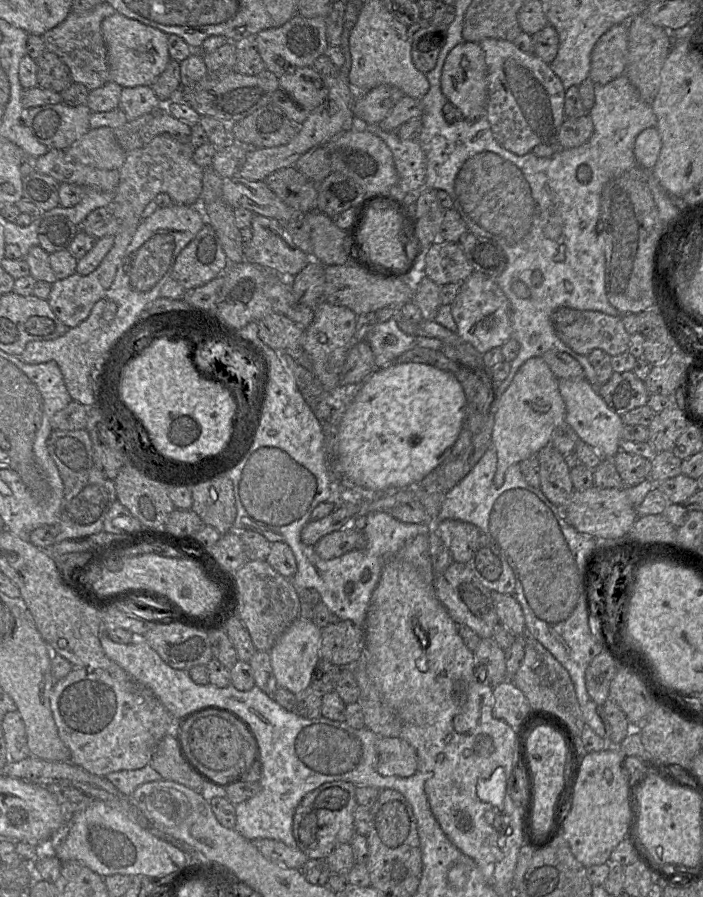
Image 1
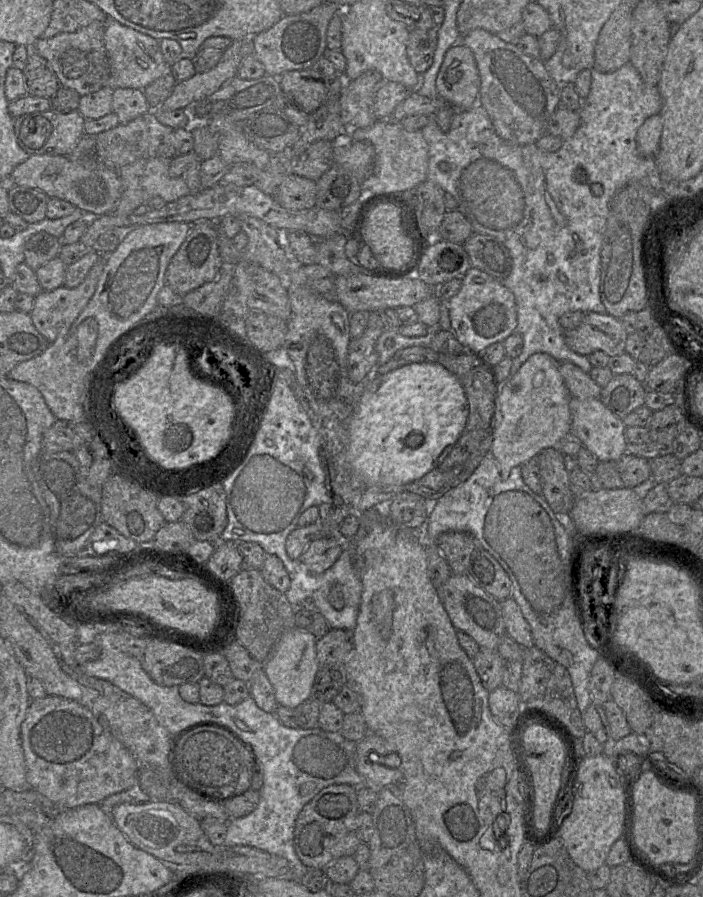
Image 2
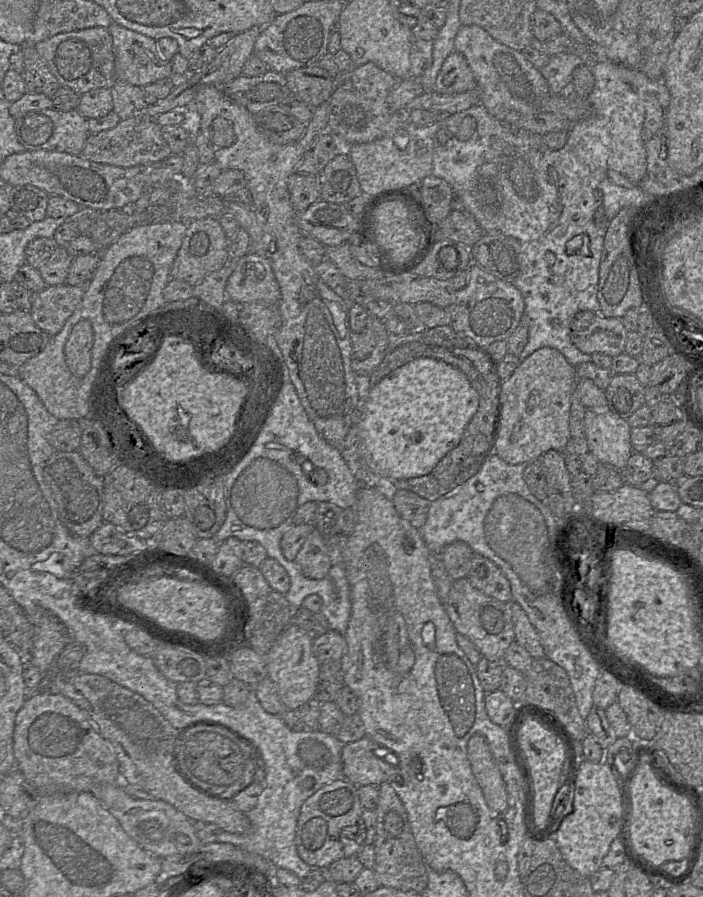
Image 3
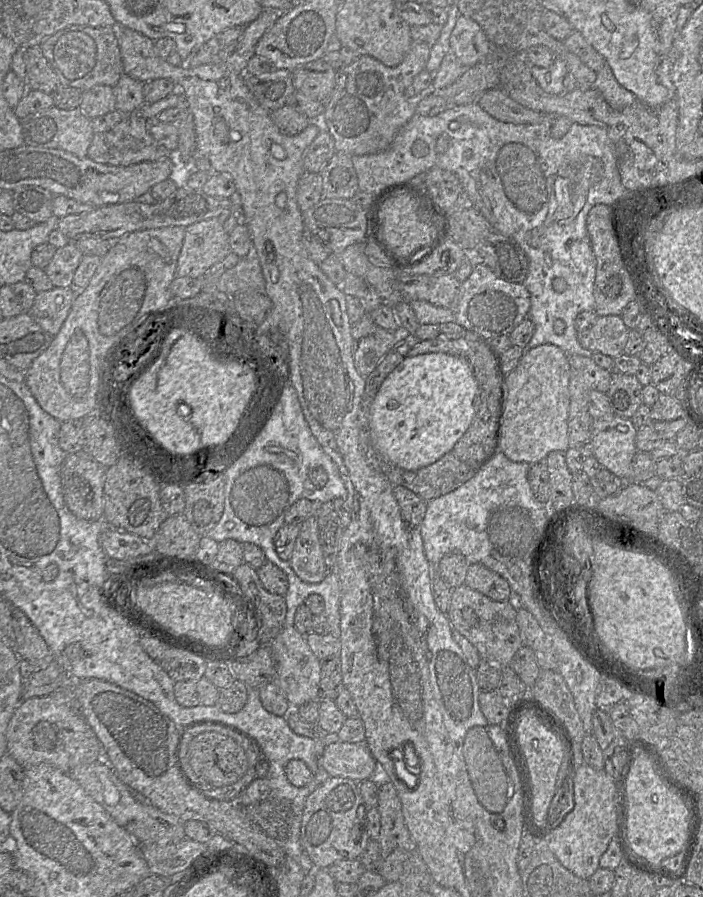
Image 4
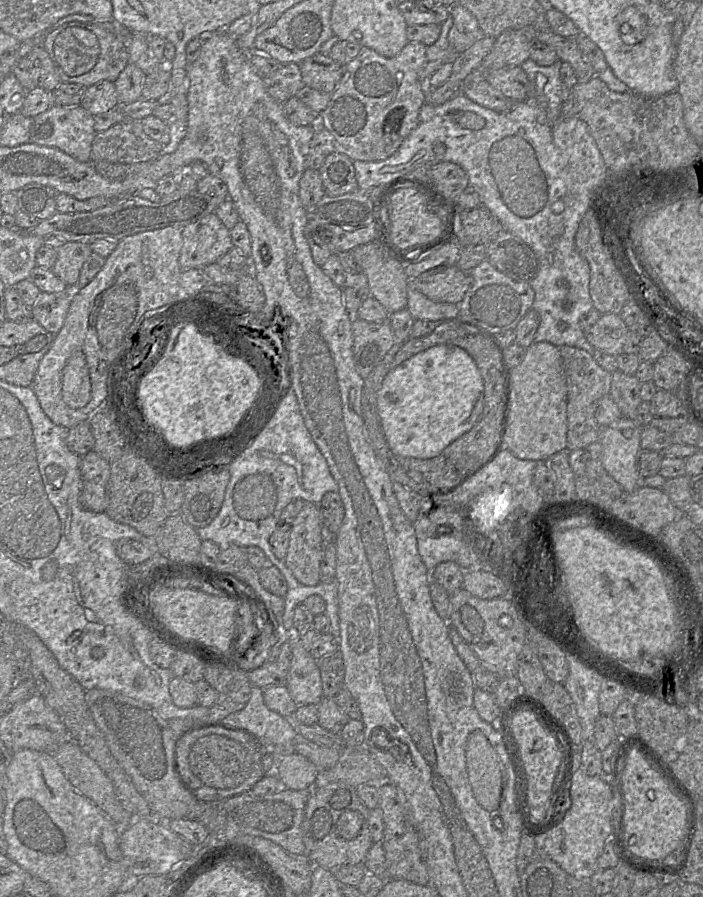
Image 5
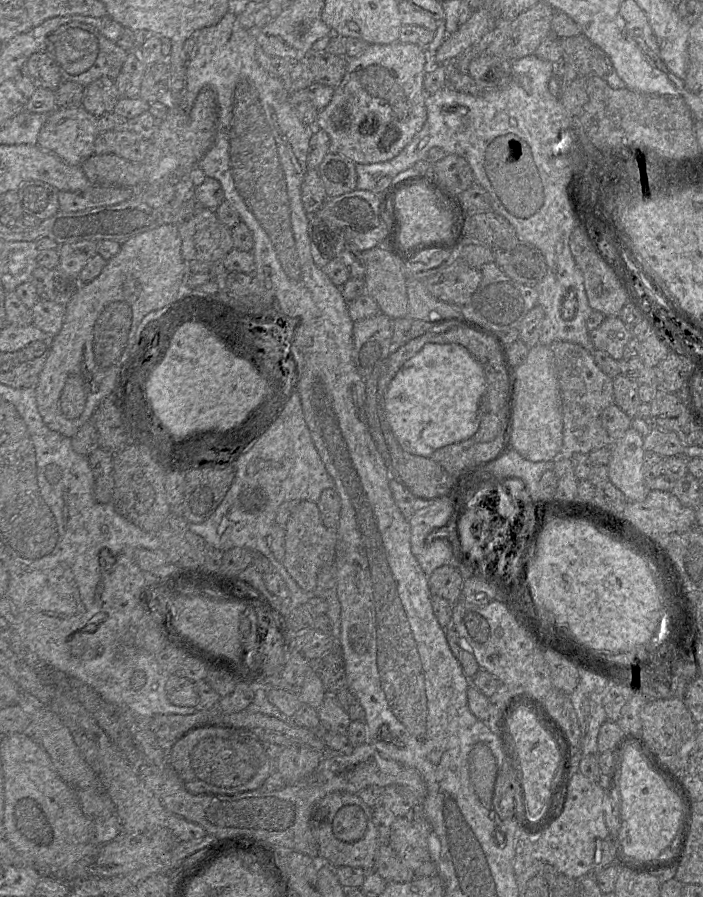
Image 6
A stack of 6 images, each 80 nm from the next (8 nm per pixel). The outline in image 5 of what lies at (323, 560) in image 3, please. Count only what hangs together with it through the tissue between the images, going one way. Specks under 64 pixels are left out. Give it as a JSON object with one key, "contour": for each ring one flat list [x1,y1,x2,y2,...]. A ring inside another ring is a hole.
{"contour":[[306,503,291,524,286,566,303,585,320,582,323,557,322,518,318,504]]}

